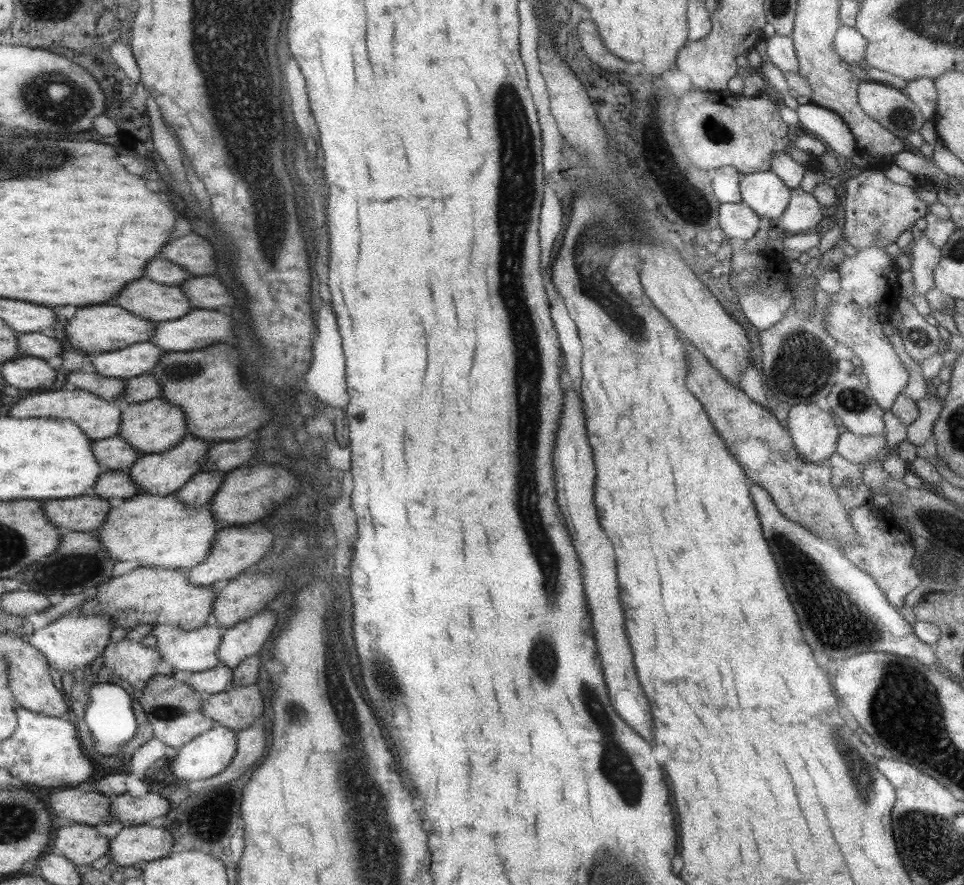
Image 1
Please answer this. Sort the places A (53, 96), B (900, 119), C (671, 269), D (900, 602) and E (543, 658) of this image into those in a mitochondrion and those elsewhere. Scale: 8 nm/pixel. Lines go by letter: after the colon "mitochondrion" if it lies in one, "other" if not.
A: mitochondrion
B: mitochondrion
C: other
D: other
E: mitochondrion

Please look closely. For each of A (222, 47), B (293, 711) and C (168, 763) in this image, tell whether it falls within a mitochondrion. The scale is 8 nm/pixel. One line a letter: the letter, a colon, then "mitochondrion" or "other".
A: mitochondrion
B: other
C: other

